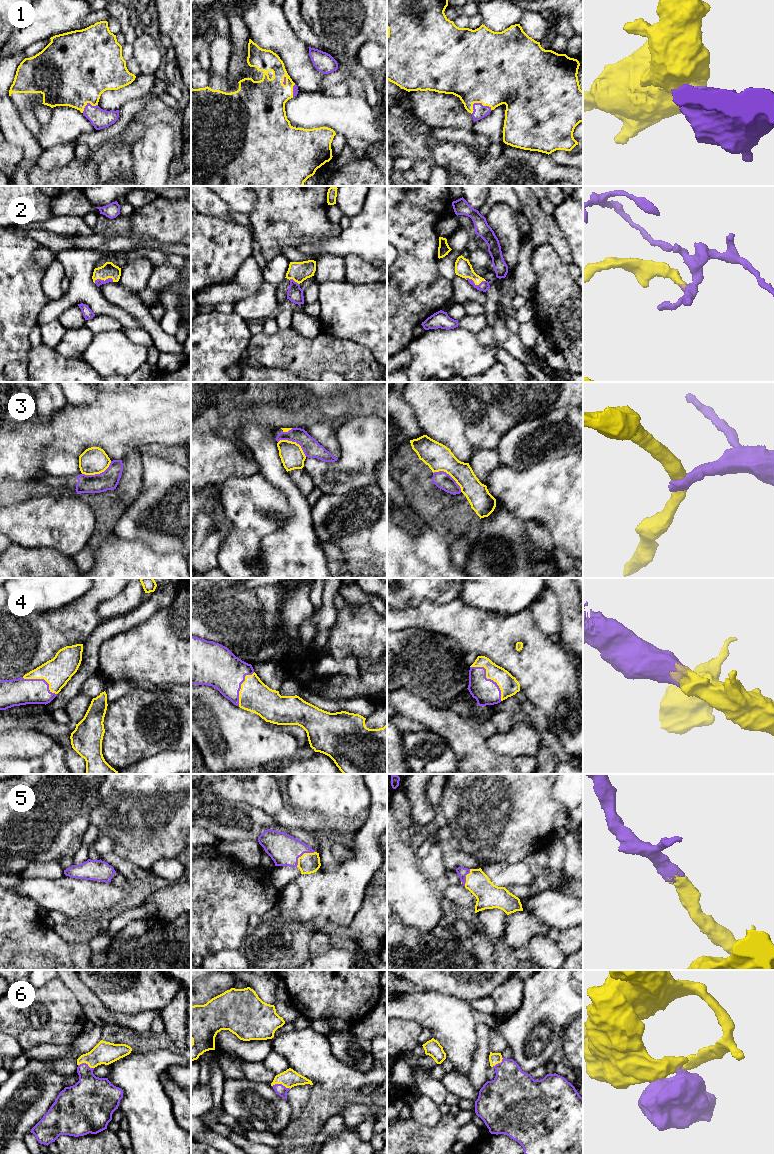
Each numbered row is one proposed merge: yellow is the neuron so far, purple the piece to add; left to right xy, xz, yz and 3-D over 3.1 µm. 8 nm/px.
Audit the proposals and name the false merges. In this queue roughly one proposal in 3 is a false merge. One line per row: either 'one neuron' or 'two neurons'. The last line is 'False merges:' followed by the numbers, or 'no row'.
1: one neuron
2: one neuron
3: two neurons
4: one neuron
5: one neuron
6: one neuron
False merges: 3

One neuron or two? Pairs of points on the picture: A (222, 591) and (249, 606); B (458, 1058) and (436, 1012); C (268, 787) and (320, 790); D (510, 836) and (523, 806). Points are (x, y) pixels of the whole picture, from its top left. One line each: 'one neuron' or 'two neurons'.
A: two neurons
B: one neuron
C: two neurons
D: one neuron

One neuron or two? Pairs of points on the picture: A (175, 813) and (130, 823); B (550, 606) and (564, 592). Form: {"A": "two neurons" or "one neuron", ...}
{"A": "one neuron", "B": "two neurons"}

